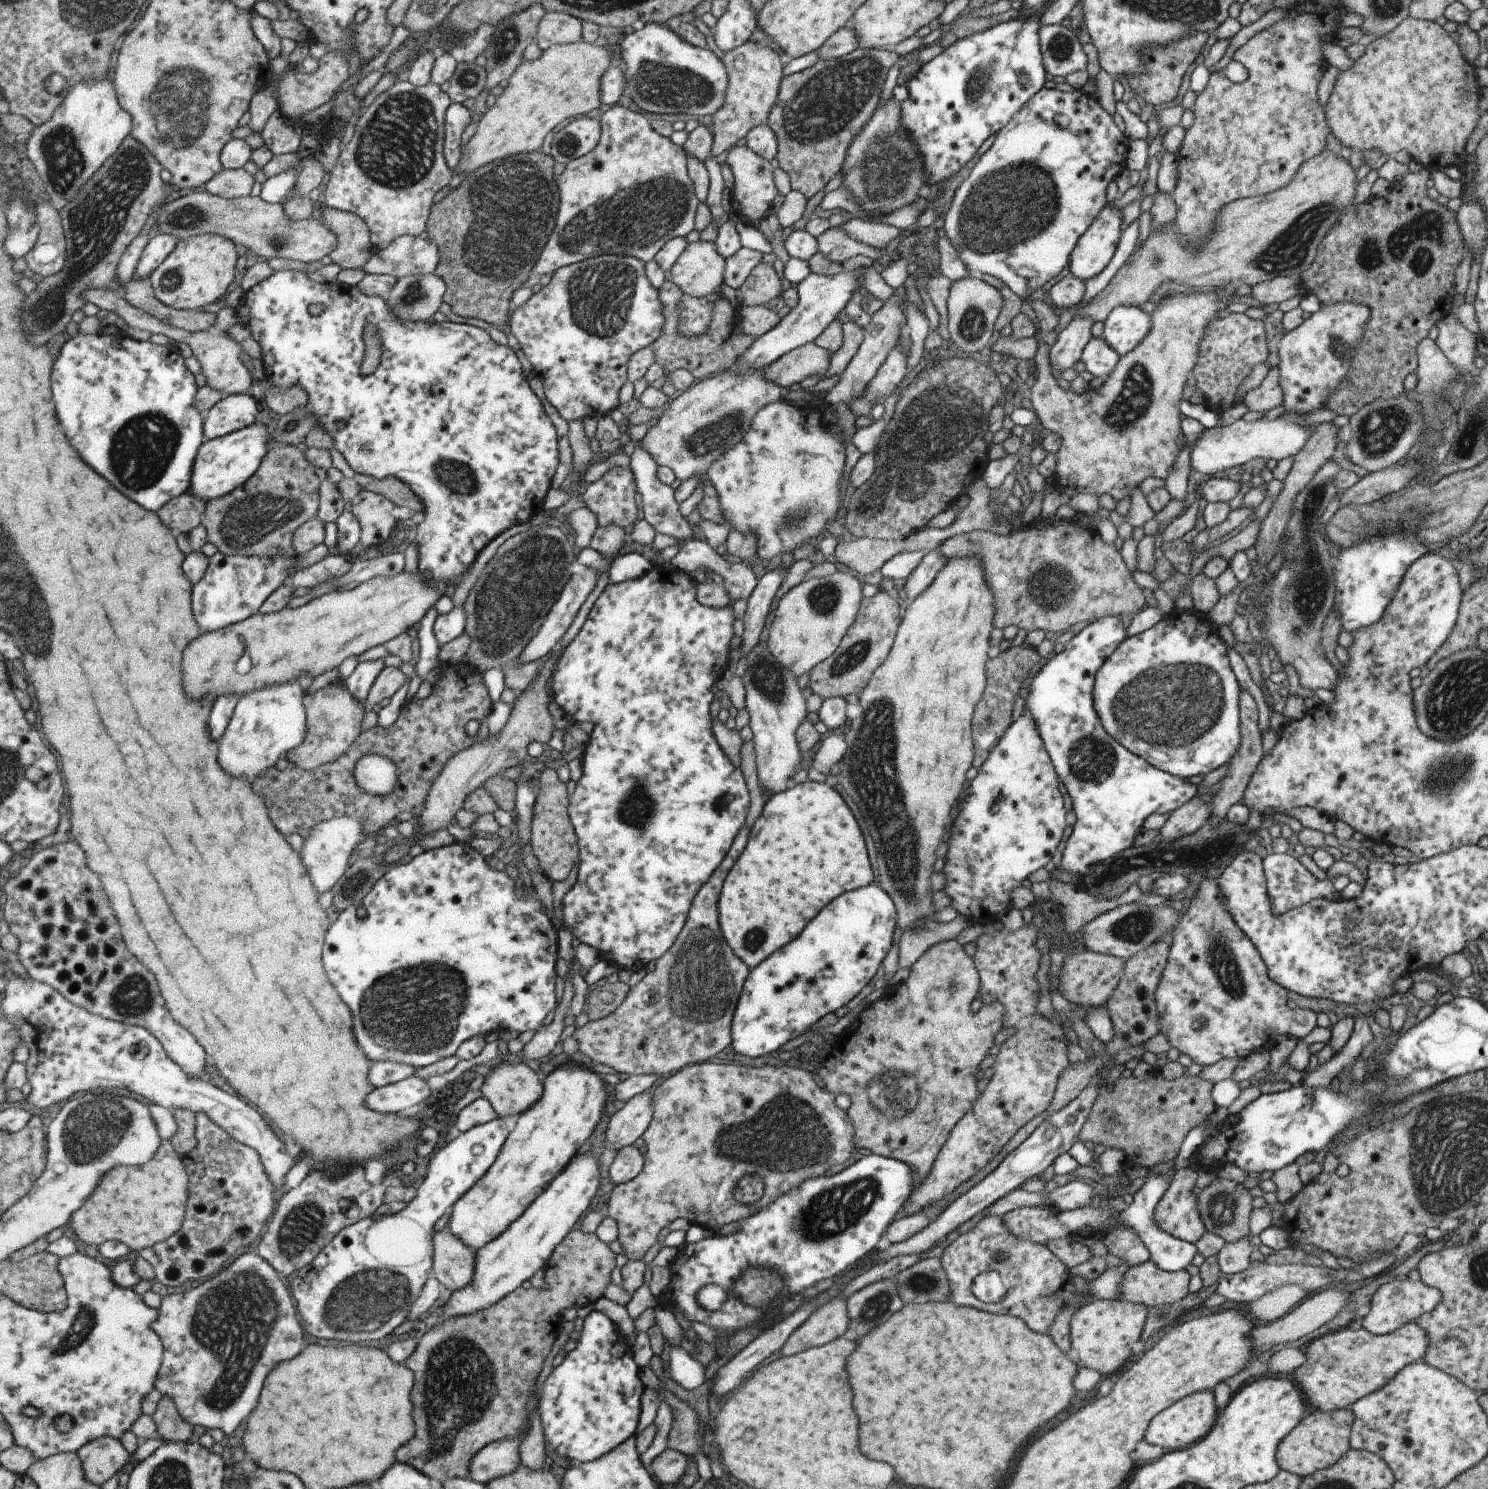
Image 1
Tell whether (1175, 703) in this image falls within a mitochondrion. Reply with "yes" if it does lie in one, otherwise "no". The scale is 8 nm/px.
yes

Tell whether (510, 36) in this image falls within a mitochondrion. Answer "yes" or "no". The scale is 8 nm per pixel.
yes

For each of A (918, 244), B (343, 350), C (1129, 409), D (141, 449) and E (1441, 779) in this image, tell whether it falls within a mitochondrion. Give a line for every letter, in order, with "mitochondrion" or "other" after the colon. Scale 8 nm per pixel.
A: other
B: other
C: mitochondrion
D: mitochondrion
E: mitochondrion

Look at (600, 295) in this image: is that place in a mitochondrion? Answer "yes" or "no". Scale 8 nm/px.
yes

